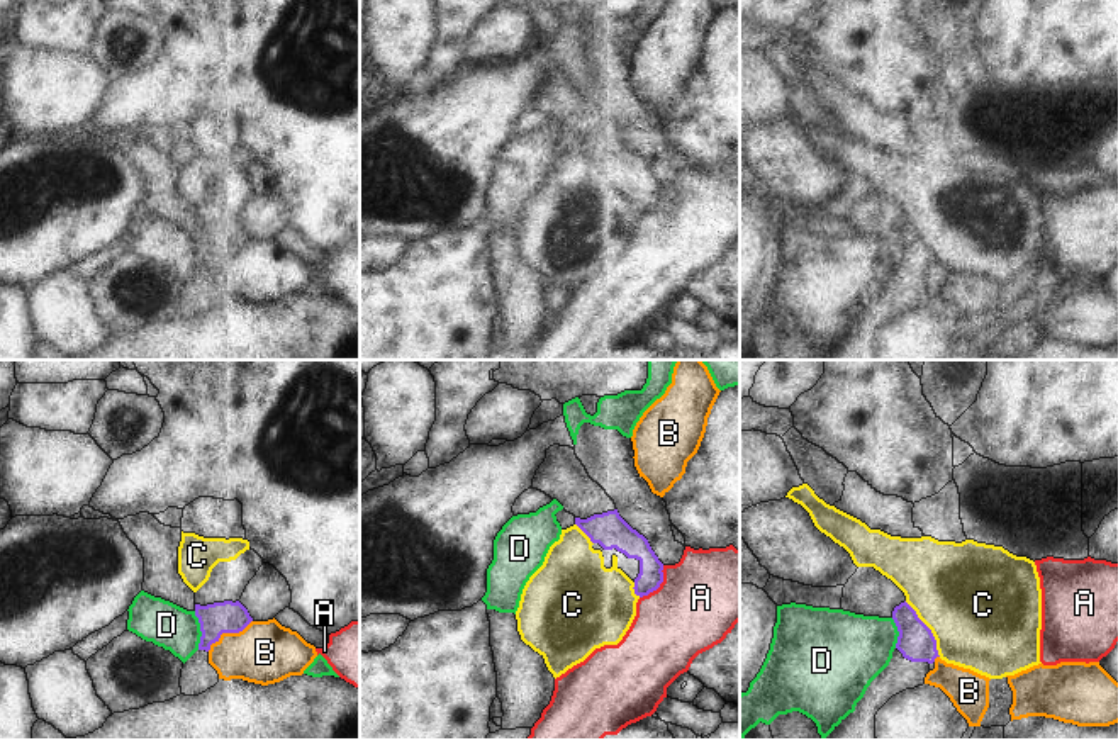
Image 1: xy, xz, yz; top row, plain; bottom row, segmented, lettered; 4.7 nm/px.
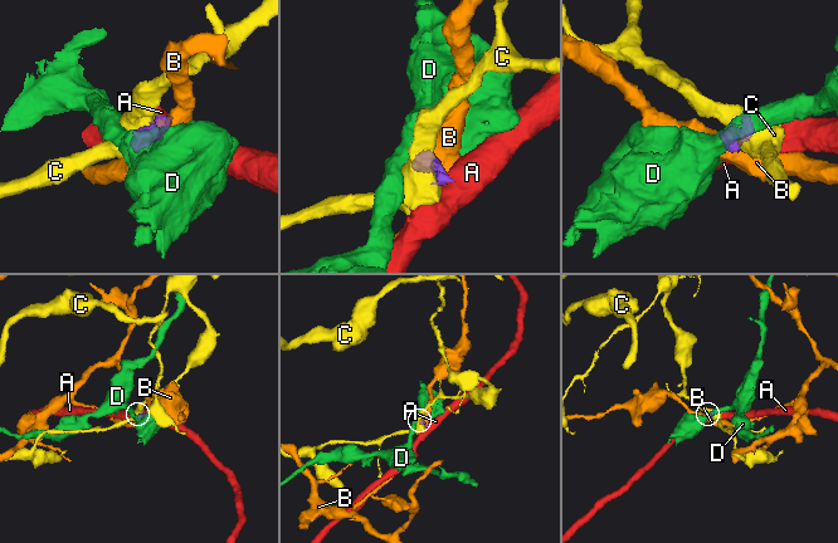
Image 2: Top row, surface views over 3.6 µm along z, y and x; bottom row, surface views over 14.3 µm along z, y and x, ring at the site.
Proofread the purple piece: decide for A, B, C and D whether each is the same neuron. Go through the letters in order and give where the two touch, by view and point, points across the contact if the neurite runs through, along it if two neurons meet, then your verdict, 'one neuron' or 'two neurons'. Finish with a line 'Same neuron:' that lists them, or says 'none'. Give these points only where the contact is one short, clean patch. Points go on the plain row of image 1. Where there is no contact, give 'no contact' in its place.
A: contact xz (659, 206); border xz (664, 185), (662, 202), (640, 218); two neurons
B: contact xy (228, 252); border xy (251, 240), (238, 252), (224, 252), (207, 270); two neurons
C: contact yz (928, 248); two neurons
D: contact xy (201, 250); border xy (194, 231), (201, 252), (199, 269); two neurons
Same neuron: none

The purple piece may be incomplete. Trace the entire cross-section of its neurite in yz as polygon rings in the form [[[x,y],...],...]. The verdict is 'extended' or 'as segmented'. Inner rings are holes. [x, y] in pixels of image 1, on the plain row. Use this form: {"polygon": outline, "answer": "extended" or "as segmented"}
{"polygon": [[[904,221],[892,231],[899,256],[889,285],[870,302],[864,317],[825,360],[877,360],[875,334],[896,314],[925,304],[938,275],[931,249]]], "answer": "extended"}

